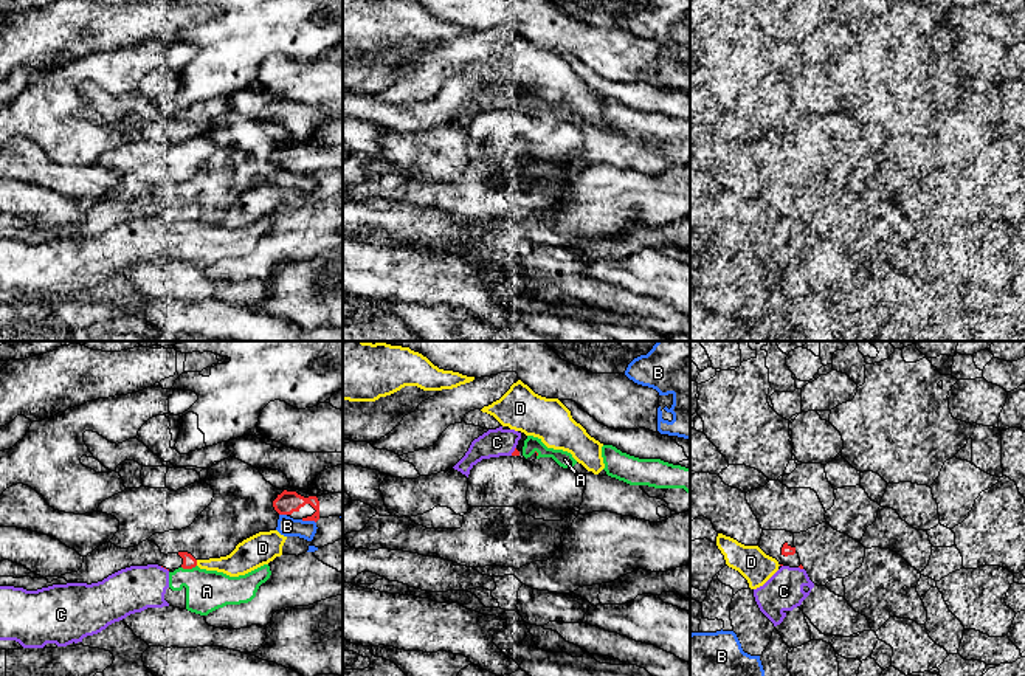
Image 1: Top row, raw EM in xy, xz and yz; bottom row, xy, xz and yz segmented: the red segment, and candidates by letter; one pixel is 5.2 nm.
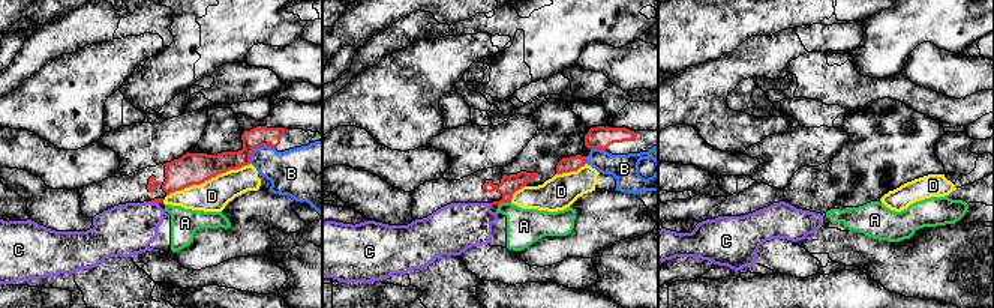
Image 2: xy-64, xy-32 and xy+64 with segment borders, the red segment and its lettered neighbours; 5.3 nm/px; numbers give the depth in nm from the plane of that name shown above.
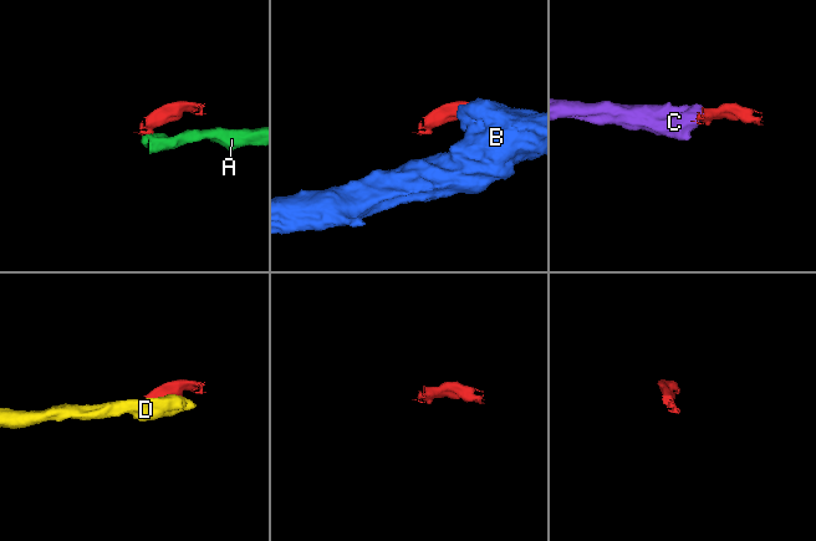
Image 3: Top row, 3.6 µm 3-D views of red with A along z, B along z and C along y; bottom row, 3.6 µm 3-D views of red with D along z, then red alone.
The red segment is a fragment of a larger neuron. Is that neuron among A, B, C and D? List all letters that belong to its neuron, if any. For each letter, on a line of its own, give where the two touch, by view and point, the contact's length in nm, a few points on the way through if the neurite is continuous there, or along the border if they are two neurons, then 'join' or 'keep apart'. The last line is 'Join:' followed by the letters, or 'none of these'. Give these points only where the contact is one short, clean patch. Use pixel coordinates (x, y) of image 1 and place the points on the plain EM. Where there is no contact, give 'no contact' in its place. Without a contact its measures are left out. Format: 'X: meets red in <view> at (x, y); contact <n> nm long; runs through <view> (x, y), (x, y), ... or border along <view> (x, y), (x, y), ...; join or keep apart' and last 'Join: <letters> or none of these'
A: meets red in xy at (188, 220); contact 80 nm long; keep apart
B: meets red in xy at (309, 172); contact 80 nm long; border along xy (301, 172), (312, 172), (315, 175); keep apart
C: meets red in xz at (514, 104); contact 50 nm long; keep apart
D: meets red in xy at (196, 216); contact 30 nm long; keep apart
Join: none of these

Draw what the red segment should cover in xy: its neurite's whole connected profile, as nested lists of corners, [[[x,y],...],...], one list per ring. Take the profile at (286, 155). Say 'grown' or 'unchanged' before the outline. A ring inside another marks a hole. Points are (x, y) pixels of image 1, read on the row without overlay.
grown | [[[290,140],[278,147],[273,160],[279,167],[316,175],[319,171],[343,167],[343,146],[315,149],[310,143]]]

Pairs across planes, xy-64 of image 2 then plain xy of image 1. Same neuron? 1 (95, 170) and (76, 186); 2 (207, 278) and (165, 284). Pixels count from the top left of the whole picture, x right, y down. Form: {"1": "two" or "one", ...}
{"1": "one", "2": "one"}

